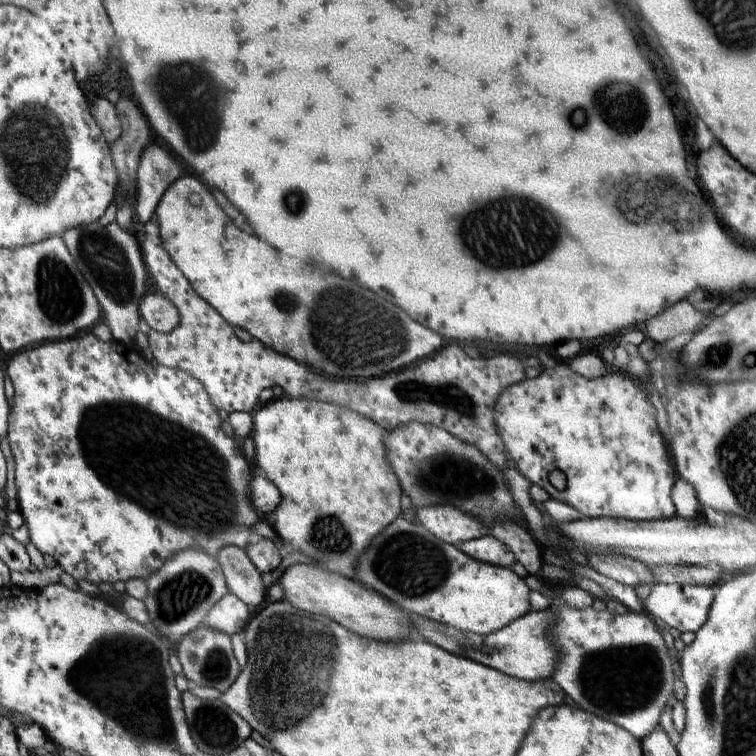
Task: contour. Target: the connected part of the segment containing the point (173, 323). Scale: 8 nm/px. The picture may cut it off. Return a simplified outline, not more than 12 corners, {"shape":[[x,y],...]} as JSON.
{"shape":[[145,293],[139,313],[152,330],[172,332],[178,309],[162,293]]}

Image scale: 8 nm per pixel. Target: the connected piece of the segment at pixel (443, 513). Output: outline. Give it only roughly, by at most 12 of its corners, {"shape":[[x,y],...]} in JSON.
{"shape":[[448,502],[422,506],[418,520],[451,545],[491,534]]}

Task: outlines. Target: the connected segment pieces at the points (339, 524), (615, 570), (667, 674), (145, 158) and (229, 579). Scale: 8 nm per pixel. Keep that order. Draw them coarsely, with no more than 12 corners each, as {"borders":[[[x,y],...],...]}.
{"borders":[[[287,396],[252,411],[276,534],[356,579],[402,514],[388,431]],[[588,554],[590,567],[634,589],[656,584],[648,566],[616,554]],[[551,604],[552,679],[646,738],[675,699],[648,614]],[[156,144],[142,151],[136,215],[146,224],[170,184],[182,176]],[[244,549],[218,552],[228,590],[248,606],[267,588]]]}

